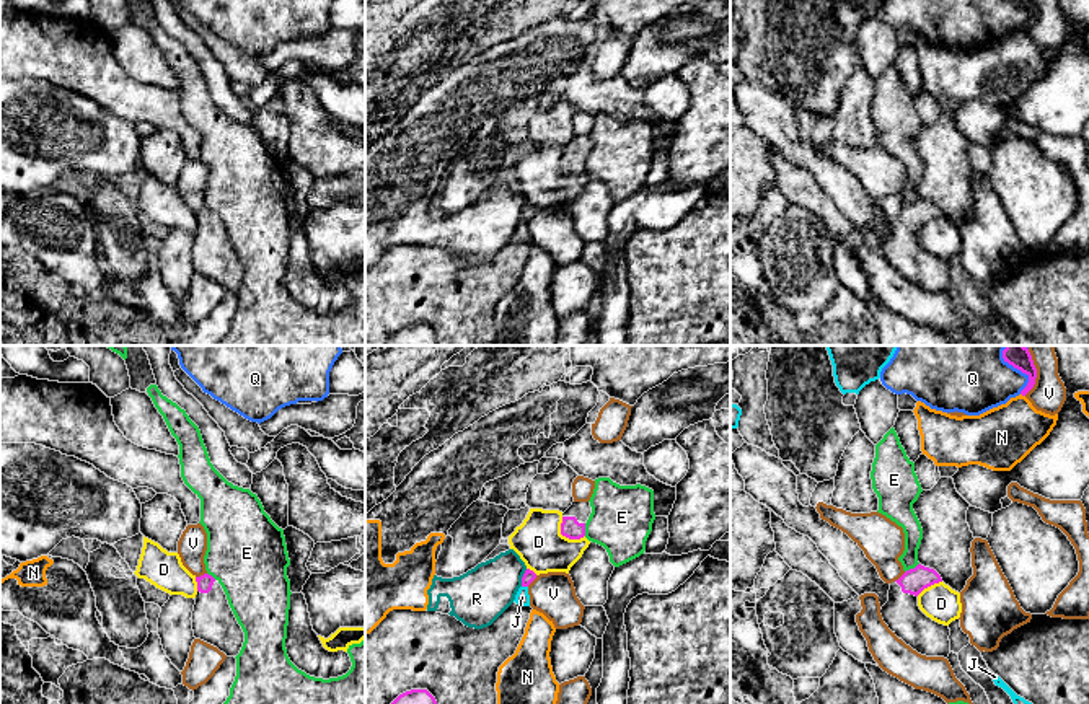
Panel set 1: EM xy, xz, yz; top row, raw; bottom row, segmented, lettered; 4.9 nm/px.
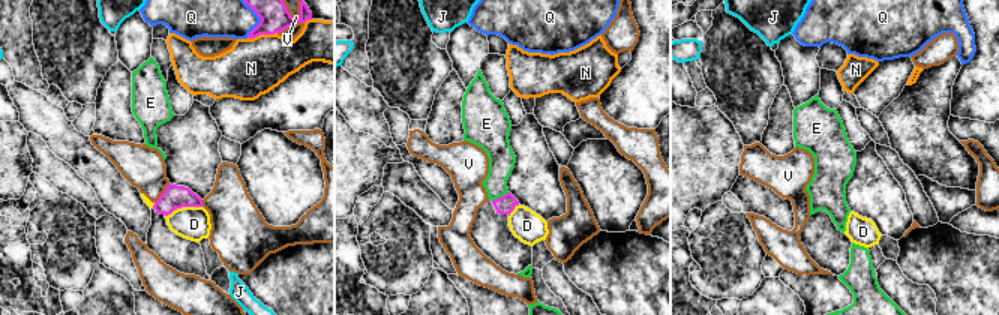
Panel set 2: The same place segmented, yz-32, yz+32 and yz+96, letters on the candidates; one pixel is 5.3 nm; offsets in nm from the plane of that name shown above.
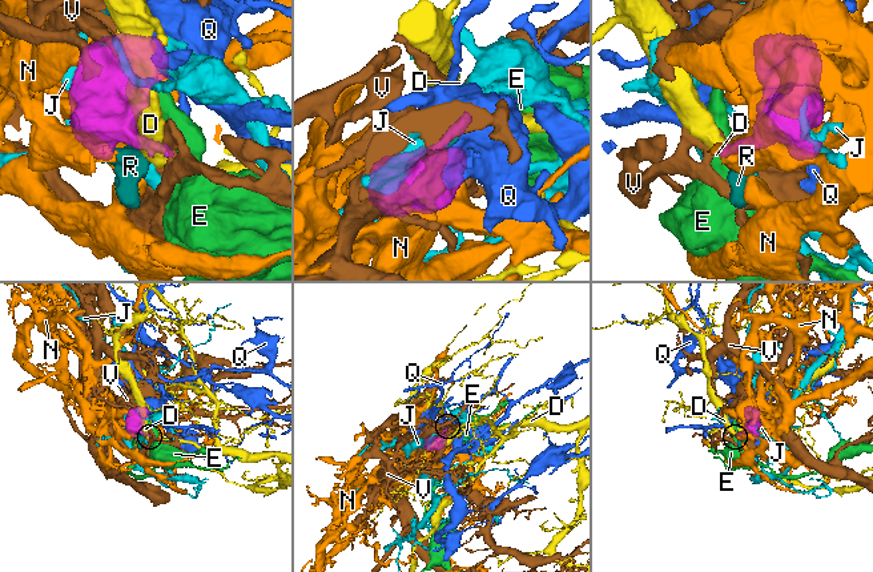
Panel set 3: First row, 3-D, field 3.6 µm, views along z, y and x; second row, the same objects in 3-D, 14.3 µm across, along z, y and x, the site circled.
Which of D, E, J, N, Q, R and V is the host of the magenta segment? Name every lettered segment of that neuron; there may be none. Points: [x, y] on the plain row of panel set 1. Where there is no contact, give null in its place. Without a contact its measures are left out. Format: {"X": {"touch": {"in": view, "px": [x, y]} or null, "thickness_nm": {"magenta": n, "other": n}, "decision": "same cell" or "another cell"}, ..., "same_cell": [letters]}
{"D": {"touch": {"in": "xz", "px": [564, 170]}, "thickness_nm": {"magenta": 100, "other": 240}, "decision": "another cell"}, "E": {"touch": {"in": "yz", "px": [912, 204]}, "thickness_nm": {"magenta": 120, "other": 100}, "decision": "another cell"}, "J": {"touch": {"in": "xz", "px": [525, 220]}, "thickness_nm": {"magenta": 60, "other": 70}, "decision": "another cell"}, "N": {"touch": {"in": "yz", "px": [1022, 30]}, "thickness_nm": {"magenta": 60, "other": 300}, "decision": "another cell"}, "Q": {"touch": {"in": "yz", "px": [1029, 12]}, "thickness_nm": {"magenta": 60, "other": 220}, "decision": "another cell"}, "R": {"touch": {"in": "xz", "px": [522, 212]}, "thickness_nm": {"magenta": 60, "other": 280}, "decision": "another cell"}, "V": {"touch": {"in": "yz", "px": [1034, 15]}, "thickness_nm": {"magenta": 60, "other": 170}, "decision": "another cell"}, "same_cell": []}

